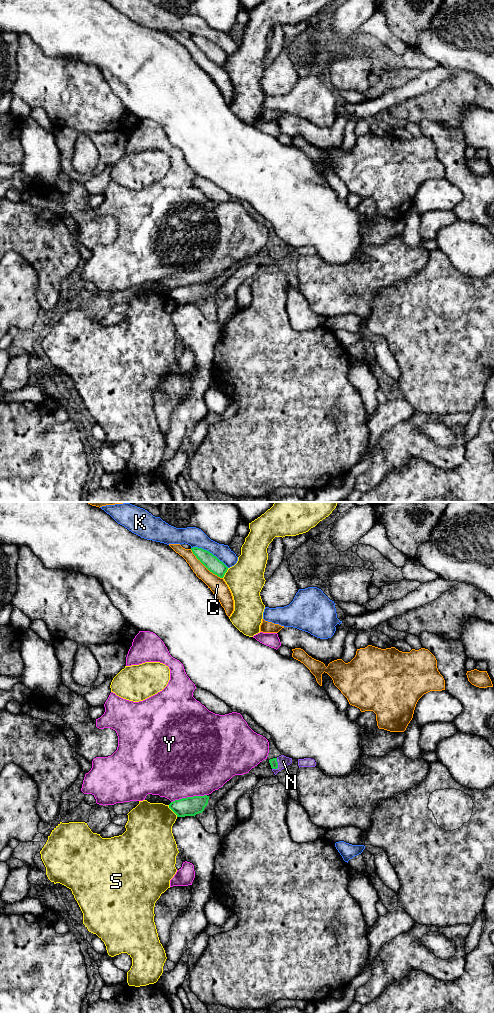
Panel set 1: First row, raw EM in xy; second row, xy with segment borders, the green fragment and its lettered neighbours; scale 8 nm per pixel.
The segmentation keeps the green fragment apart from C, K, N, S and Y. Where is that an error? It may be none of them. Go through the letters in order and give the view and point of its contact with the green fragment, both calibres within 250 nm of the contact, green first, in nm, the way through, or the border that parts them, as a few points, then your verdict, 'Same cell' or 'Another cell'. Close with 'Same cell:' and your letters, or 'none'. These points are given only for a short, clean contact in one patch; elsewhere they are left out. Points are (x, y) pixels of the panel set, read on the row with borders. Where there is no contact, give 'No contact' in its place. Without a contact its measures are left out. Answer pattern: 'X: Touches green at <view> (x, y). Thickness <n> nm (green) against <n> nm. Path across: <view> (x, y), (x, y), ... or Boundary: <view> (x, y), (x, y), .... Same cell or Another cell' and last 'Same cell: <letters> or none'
C: Touches green at xy (205, 566). Thickness 120 nm (green) against 140 nm. Another cell
K: Touches green at xy (209, 552). Thickness 120 nm (green) against 160 nm. Another cell
N: Touches green at xy (277, 765). Thickness 70 nm (green) against 90 nm. Path across: xy (273, 762), (277, 765), (283, 761). Same cell
S: Touches green at xy (172, 810). Thickness 160 nm (green) against 360 nm. Another cell
Y: Touches green at xy (188, 797). Thickness 160 nm (green) against 500 nm. Another cell
Same cell: N

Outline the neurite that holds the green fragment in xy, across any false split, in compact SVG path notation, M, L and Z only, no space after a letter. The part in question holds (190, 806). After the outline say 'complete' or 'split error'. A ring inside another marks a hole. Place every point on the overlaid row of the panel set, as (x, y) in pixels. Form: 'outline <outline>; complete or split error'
outline M193 796L175 800L169 804L169 808L177 817L194 816L202 813L207 806L209 796Z; complete

